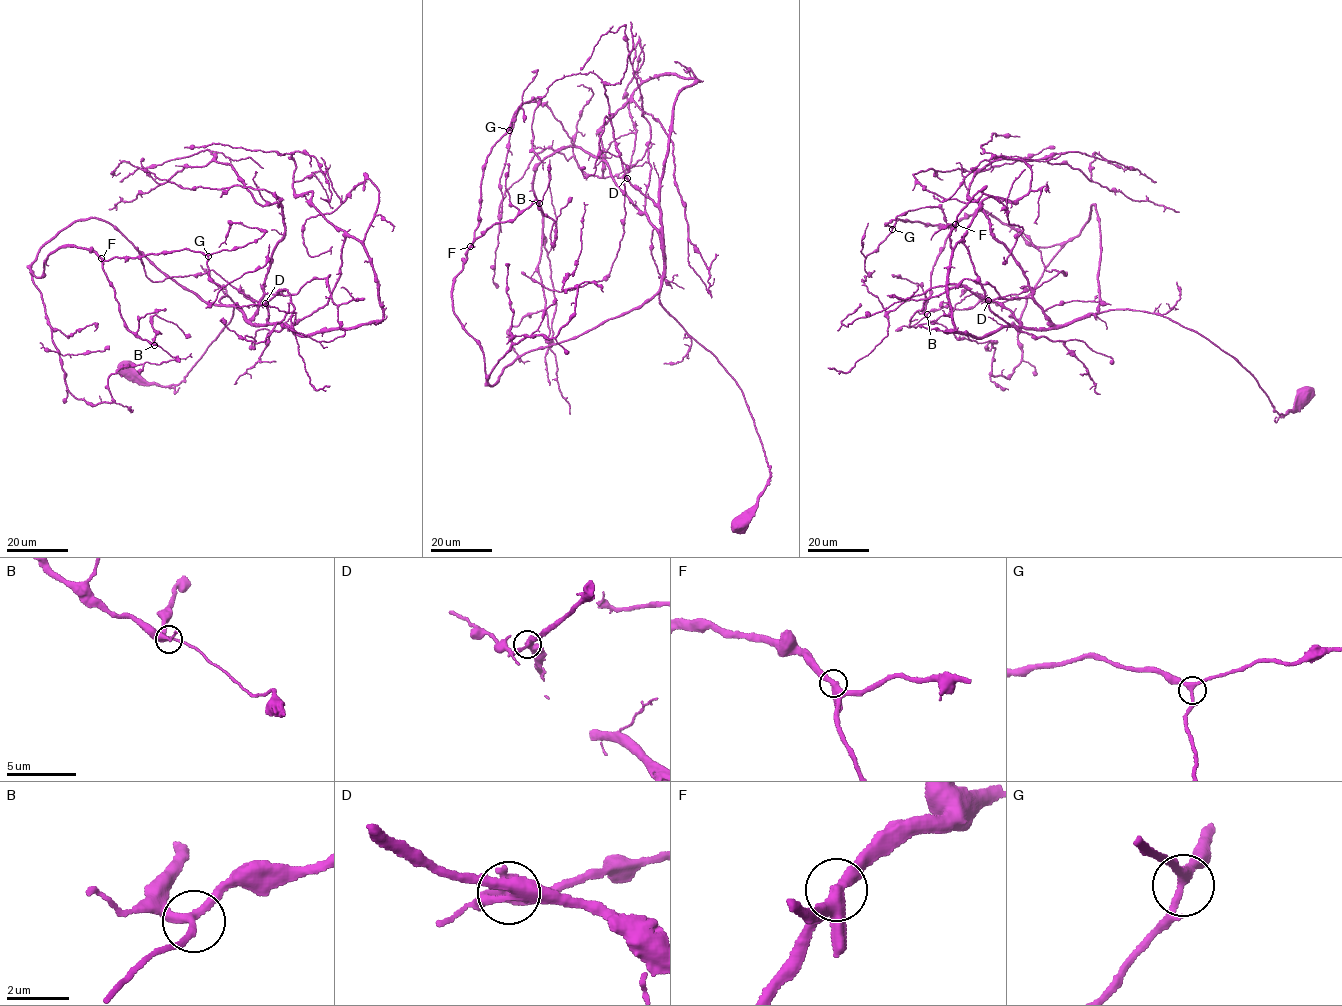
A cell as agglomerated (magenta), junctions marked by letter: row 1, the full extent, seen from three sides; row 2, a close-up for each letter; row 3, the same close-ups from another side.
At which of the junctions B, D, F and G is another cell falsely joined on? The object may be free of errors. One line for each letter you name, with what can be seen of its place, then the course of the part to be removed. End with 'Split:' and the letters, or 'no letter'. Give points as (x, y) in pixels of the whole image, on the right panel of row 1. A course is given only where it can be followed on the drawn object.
Split: no letter

